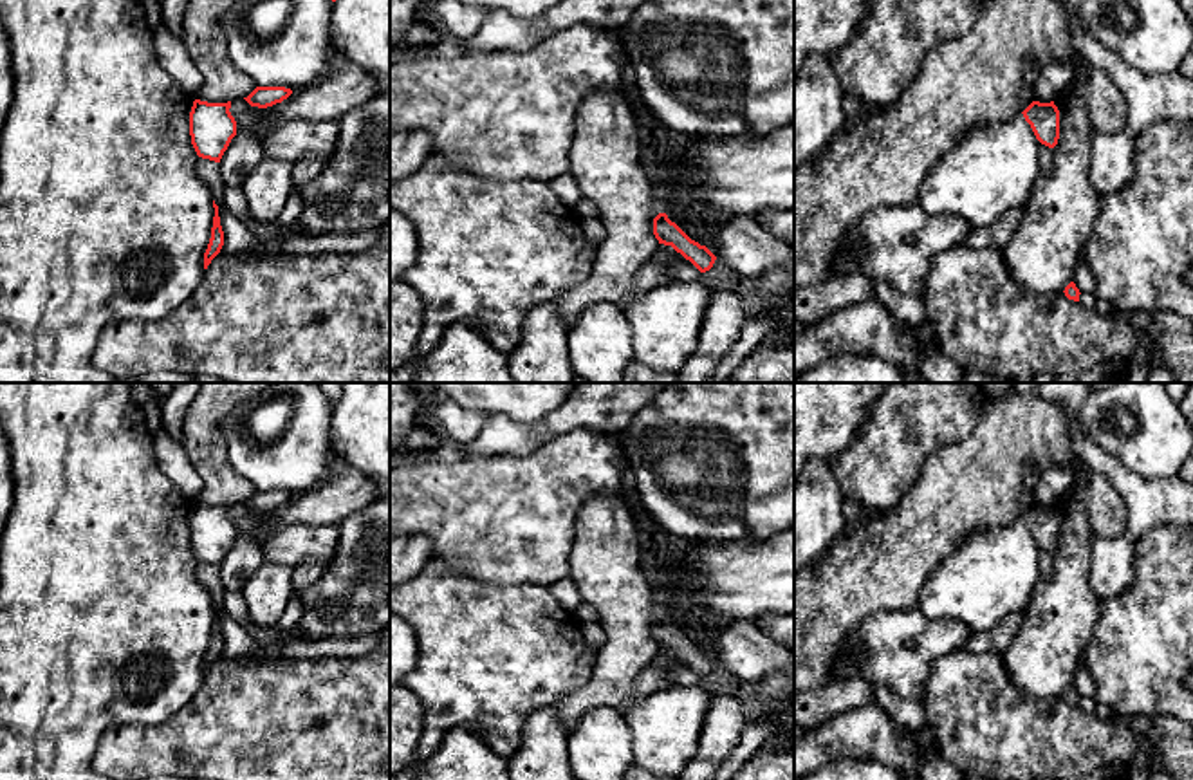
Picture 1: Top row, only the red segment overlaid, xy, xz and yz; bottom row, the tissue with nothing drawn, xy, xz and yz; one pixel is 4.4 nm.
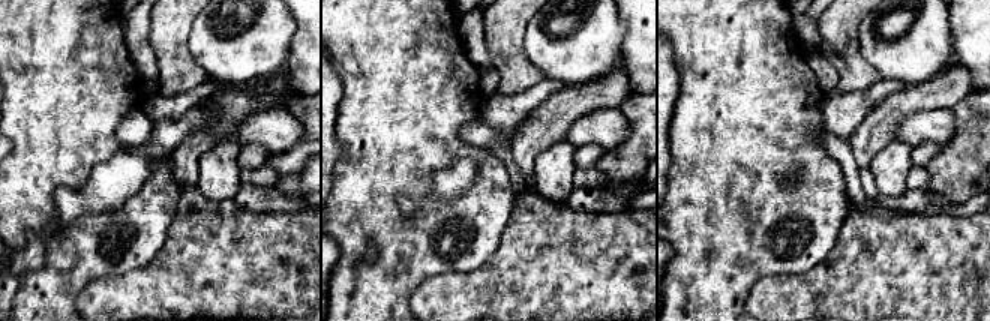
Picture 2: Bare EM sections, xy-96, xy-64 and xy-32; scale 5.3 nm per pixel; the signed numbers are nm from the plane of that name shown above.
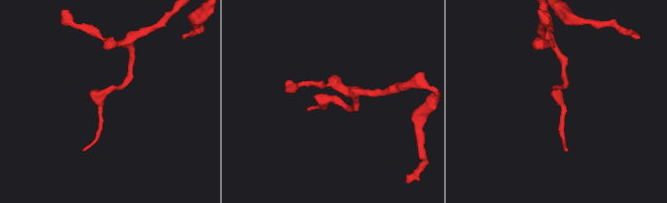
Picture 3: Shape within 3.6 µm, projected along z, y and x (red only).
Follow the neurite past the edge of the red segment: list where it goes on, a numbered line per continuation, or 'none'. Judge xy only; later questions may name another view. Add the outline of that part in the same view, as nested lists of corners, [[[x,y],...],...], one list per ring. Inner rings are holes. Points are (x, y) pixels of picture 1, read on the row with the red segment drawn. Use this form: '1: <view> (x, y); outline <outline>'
none

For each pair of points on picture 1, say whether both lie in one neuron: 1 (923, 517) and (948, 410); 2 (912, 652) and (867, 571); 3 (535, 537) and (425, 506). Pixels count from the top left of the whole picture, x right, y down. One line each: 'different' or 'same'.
1: different
2: different
3: same

